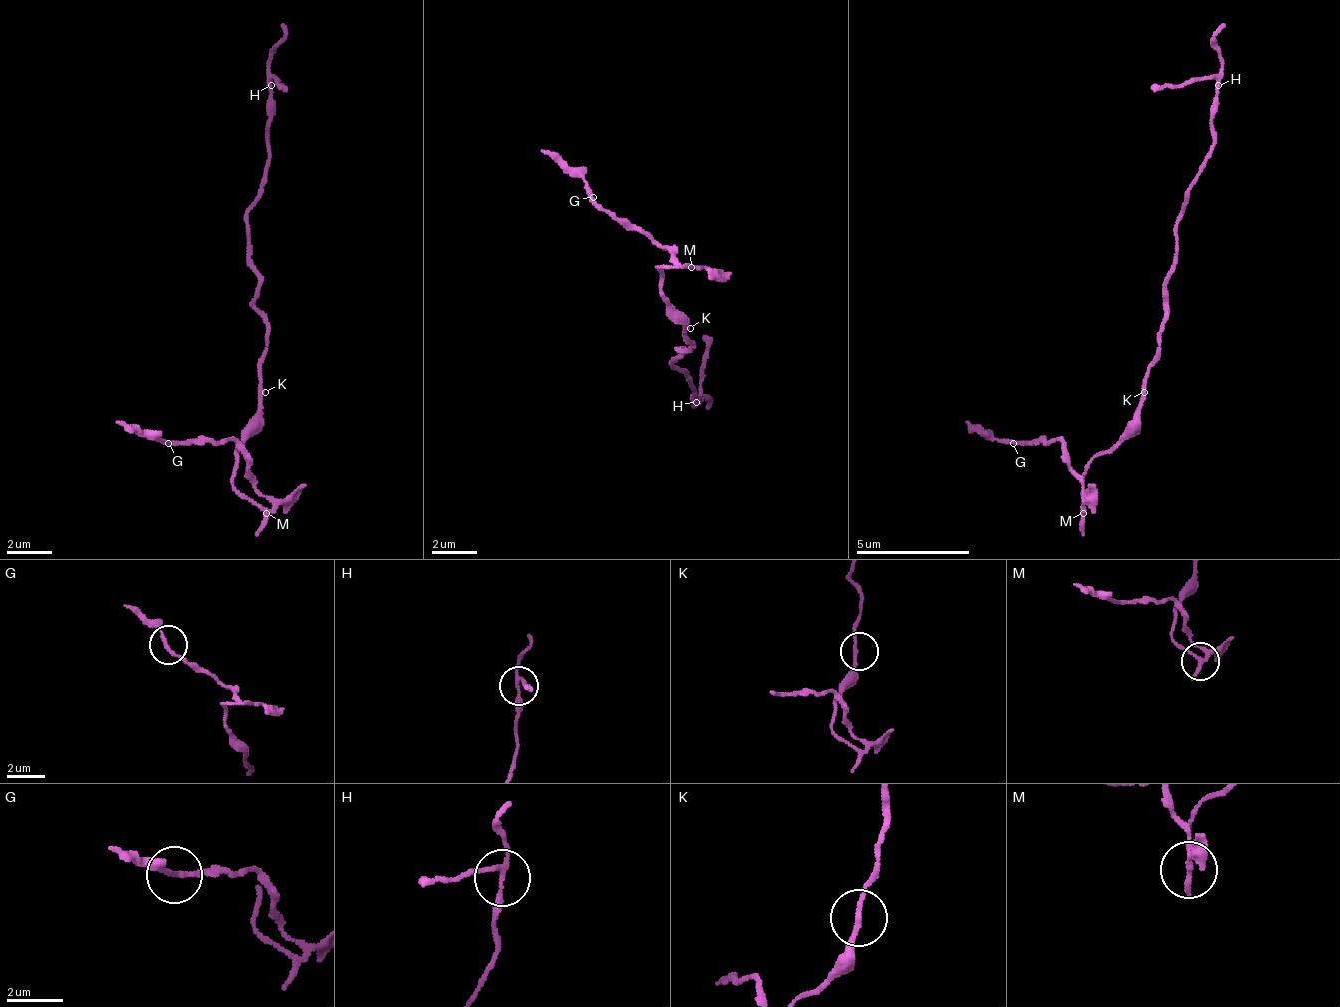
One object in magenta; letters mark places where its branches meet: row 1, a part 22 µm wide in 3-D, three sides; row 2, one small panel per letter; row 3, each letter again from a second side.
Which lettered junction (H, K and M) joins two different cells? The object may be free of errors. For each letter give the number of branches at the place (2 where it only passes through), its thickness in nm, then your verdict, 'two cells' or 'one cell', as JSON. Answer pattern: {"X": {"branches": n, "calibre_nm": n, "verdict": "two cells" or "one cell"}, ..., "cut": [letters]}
{"H": {"branches": 3, "calibre_nm": 170, "verdict": "one cell"}, "K": {"branches": 2, "calibre_nm": 170, "verdict": "one cell"}, "M": {"branches": 3, "calibre_nm": 170, "verdict": "two cells"}, "cut": ["M"]}

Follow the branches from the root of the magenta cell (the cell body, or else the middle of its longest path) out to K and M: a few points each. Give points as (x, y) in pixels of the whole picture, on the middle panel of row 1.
K: (690, 345), (690, 339), (684, 334), (684, 328), (690, 328)
M: (690, 345), (690, 339), (684, 334), (684, 316), (662, 294), (662, 265), (667, 260), (673, 265), (690, 265)

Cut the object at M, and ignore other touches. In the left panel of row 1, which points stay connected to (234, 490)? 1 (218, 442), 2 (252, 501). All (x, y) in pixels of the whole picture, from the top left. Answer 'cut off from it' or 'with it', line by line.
1: cut off from it
2: with it

